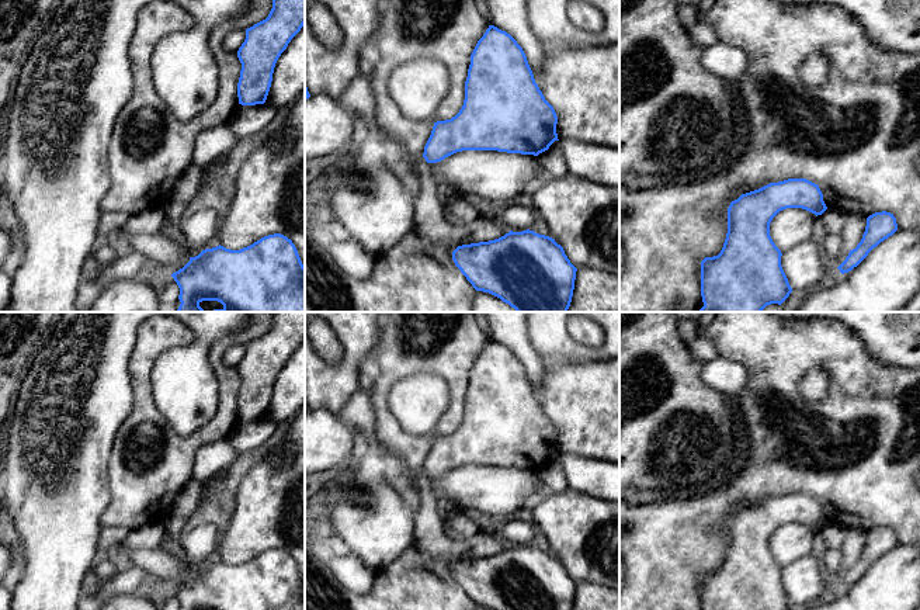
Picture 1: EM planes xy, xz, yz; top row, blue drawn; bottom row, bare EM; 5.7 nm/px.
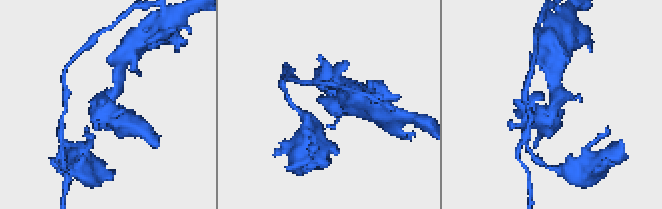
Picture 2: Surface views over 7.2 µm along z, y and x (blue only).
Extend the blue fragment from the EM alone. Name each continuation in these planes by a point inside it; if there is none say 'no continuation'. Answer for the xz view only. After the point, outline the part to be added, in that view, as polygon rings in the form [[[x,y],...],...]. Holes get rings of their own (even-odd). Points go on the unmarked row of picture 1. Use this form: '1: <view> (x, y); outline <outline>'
no continuation

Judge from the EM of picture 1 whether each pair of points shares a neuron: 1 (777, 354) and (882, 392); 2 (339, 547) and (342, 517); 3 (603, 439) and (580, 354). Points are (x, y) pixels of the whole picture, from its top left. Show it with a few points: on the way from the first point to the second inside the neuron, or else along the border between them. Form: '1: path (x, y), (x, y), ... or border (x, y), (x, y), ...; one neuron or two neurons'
1: path (804, 354), (837, 354), (856, 373); one neuron
2: border (329, 533), (339, 537), (351, 553); two neurons
3: border (604, 359), (568, 361); two neurons

